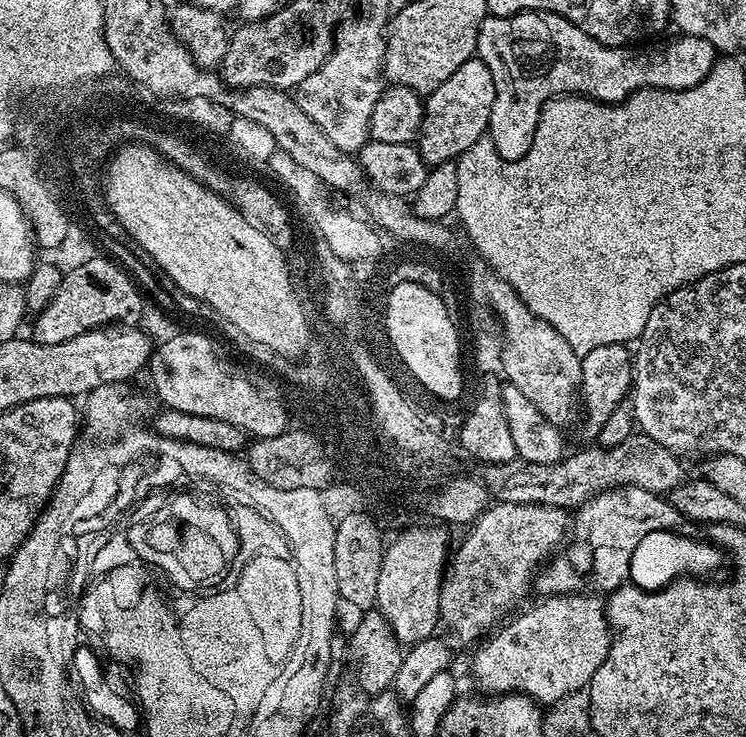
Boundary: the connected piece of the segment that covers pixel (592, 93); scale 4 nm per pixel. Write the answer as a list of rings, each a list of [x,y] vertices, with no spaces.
[[[519,12],[513,16],[488,15],[478,30],[476,56],[484,63],[486,70],[490,70],[490,78],[494,78],[494,90],[496,93],[494,94],[494,106],[490,110],[488,132],[490,133],[490,139],[492,139],[494,146],[498,150],[498,154],[504,160],[521,160],[534,142],[534,130],[538,126],[538,118],[542,114],[544,105],[557,96],[587,94],[591,99],[602,104],[623,104],[633,92],[640,92],[644,88],[665,88],[671,92],[681,92],[687,88],[698,86],[706,78],[706,74],[710,74],[710,70],[715,66],[718,59],[717,50],[714,46],[710,46],[710,42],[706,42],[706,38],[694,38],[693,36],[683,34],[677,35],[677,37],[677,40],[672,40],[669,44],[662,45],[660,52],[636,52],[640,50],[629,50],[627,47],[607,48],[607,46],[598,43],[594,38],[590,38],[590,34],[578,30],[578,26],[574,26],[566,18],[562,18],[553,12]]]

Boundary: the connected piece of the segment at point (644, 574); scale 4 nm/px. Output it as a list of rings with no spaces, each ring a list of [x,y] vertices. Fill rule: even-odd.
[[[669,530],[646,534],[631,555],[629,581],[644,591],[660,591],[661,588],[686,575],[692,578],[706,578],[709,577],[708,574],[716,571],[722,558],[724,559],[721,549],[709,541],[688,538],[682,534]]]

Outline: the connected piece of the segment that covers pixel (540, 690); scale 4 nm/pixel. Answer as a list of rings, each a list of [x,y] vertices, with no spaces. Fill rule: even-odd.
[[[596,594],[548,596],[529,612],[522,613],[517,620],[509,619],[496,630],[501,632],[493,631],[483,641],[485,644],[481,643],[475,649],[476,657],[472,660],[472,676],[481,688],[479,691],[484,694],[519,694],[530,697],[541,706],[549,706],[580,689],[587,689],[612,645],[605,601],[599,595],[592,595]]]

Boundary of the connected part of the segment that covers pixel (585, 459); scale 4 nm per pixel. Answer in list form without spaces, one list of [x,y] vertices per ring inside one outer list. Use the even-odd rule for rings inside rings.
[[[633,434],[613,448],[593,446],[585,452],[565,455],[559,464],[489,464],[481,467],[478,479],[499,503],[542,504],[575,510],[593,496],[613,488],[641,487],[659,494],[673,492],[686,479],[681,457],[654,438]]]

